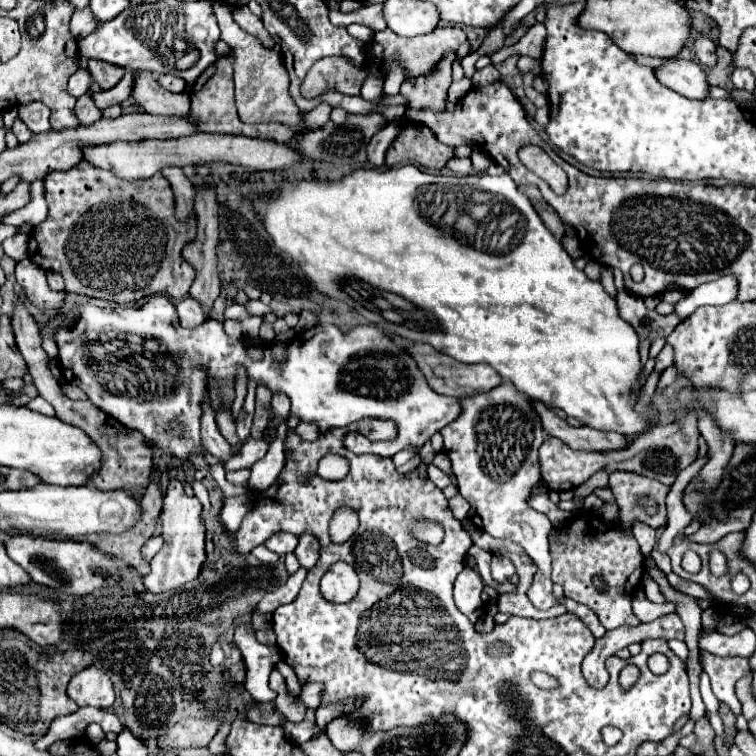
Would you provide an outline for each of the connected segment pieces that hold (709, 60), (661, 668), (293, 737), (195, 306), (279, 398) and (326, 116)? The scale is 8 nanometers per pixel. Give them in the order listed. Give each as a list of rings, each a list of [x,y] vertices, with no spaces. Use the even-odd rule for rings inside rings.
[[[699,34],[695,38],[695,56],[705,66],[713,66],[715,64],[715,44],[713,44],[713,40],[709,36]]]
[[[655,653],[648,658],[647,665],[651,672],[656,675],[661,675],[668,670],[669,661],[665,655],[661,653]]]
[[[285,720],[281,722],[281,728],[285,728],[285,736],[295,744],[305,744],[317,732],[315,720],[303,720],[301,724],[293,724]]]
[[[183,298],[179,304],[177,304],[177,312],[179,312],[179,320],[181,320],[181,326],[187,326],[187,328],[193,328],[197,324],[201,324],[207,316],[201,308],[201,304],[195,300],[195,298]]]
[[[275,394],[271,400],[271,408],[277,418],[285,420],[289,416],[289,398],[285,394]]]
[[[321,102],[317,108],[313,108],[311,112],[303,112],[301,120],[307,126],[307,130],[315,130],[315,128],[323,128],[323,124],[327,124],[331,120],[331,106],[327,102]]]

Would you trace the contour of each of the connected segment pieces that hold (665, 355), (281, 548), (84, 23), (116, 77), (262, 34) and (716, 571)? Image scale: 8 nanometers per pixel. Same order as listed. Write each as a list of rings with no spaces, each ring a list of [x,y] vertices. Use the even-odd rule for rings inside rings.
[[[667,343],[658,356],[655,358],[654,370],[662,371],[673,364],[674,352],[673,348]]]
[[[277,532],[275,536],[267,538],[265,540],[265,546],[281,556],[285,556],[287,552],[293,552],[295,546],[297,546],[297,536],[295,534],[289,534],[289,532]]]
[[[85,6],[83,10],[75,10],[75,12],[73,12],[71,32],[73,32],[73,36],[75,36],[77,40],[81,40],[83,36],[91,34],[95,28],[97,28],[97,20],[95,20],[95,16],[93,16],[93,12],[91,12],[89,6]]]
[[[89,60],[89,72],[93,74],[95,82],[103,90],[107,90],[107,88],[113,88],[123,78],[123,74],[127,70],[125,68],[115,68],[115,64],[103,64],[103,60]]]
[[[239,6],[239,8],[235,8],[235,10],[233,10],[233,18],[235,18],[235,22],[237,22],[245,32],[249,32],[251,36],[255,36],[265,48],[273,48],[273,46],[275,46],[273,38],[271,38],[269,32],[265,30],[261,18],[253,16],[251,10],[249,10],[247,6]]]
[[[719,550],[709,552],[709,570],[713,576],[725,576],[727,574],[727,560],[725,560],[723,552],[719,552]]]

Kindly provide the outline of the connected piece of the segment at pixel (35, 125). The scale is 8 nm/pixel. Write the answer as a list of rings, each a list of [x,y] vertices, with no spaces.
[[[31,102],[31,104],[19,104],[17,108],[17,114],[19,118],[27,124],[27,128],[37,134],[37,132],[47,132],[51,130],[49,126],[49,116],[51,116],[51,110],[39,102]]]

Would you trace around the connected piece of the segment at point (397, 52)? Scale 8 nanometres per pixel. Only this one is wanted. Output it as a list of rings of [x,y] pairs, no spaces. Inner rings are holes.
[[[457,26],[435,28],[435,32],[417,36],[417,38],[401,38],[391,30],[377,32],[373,42],[381,46],[387,60],[399,60],[409,74],[407,76],[425,76],[439,64],[443,52],[459,50],[459,46],[467,40],[465,32]]]

